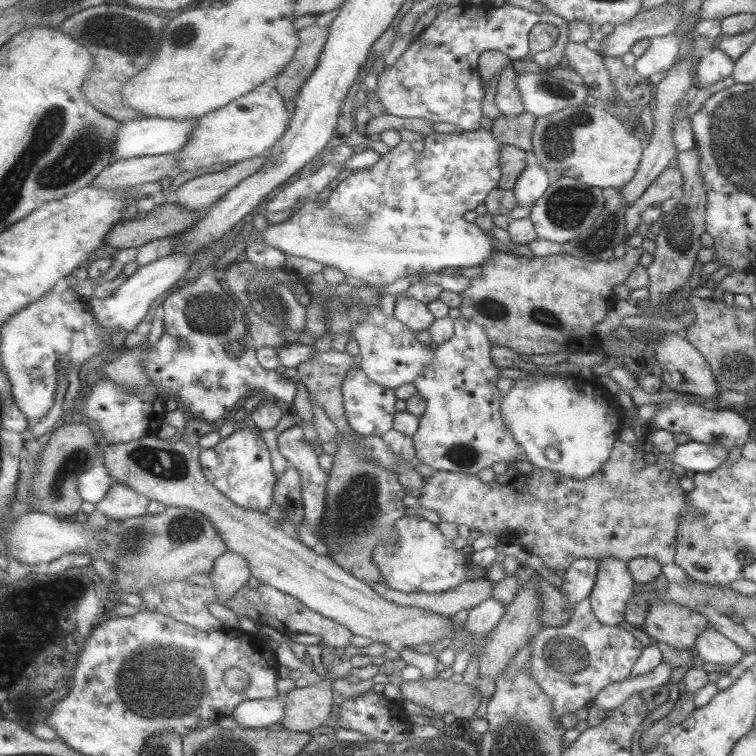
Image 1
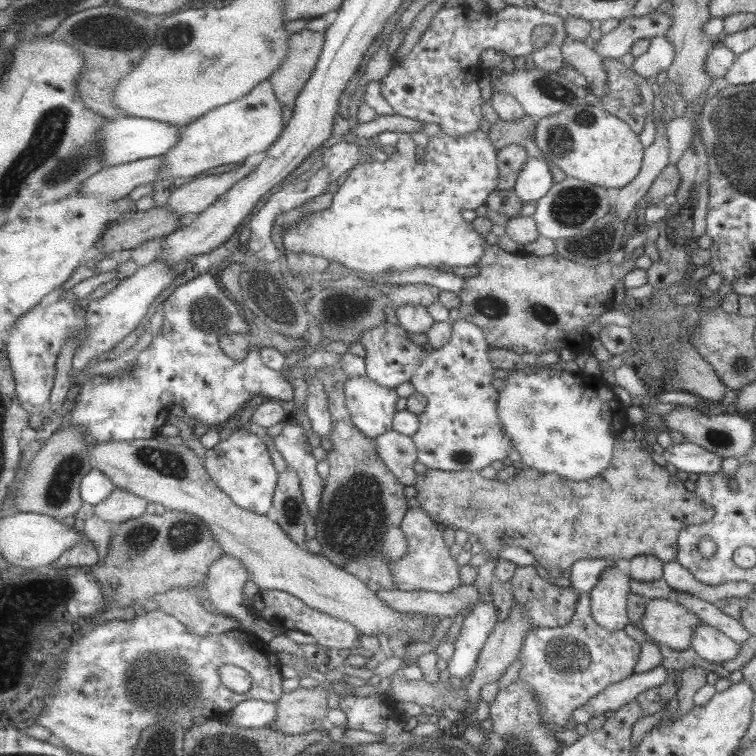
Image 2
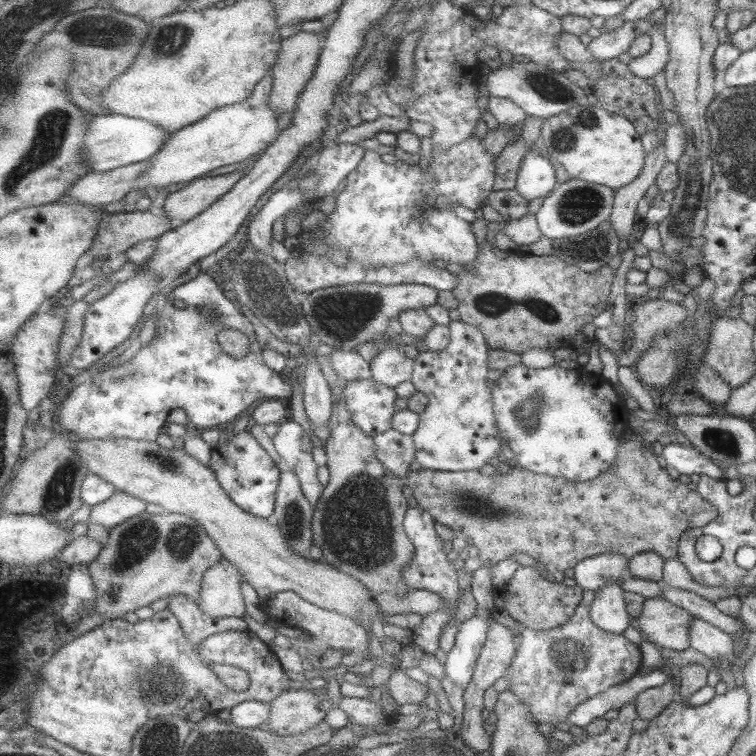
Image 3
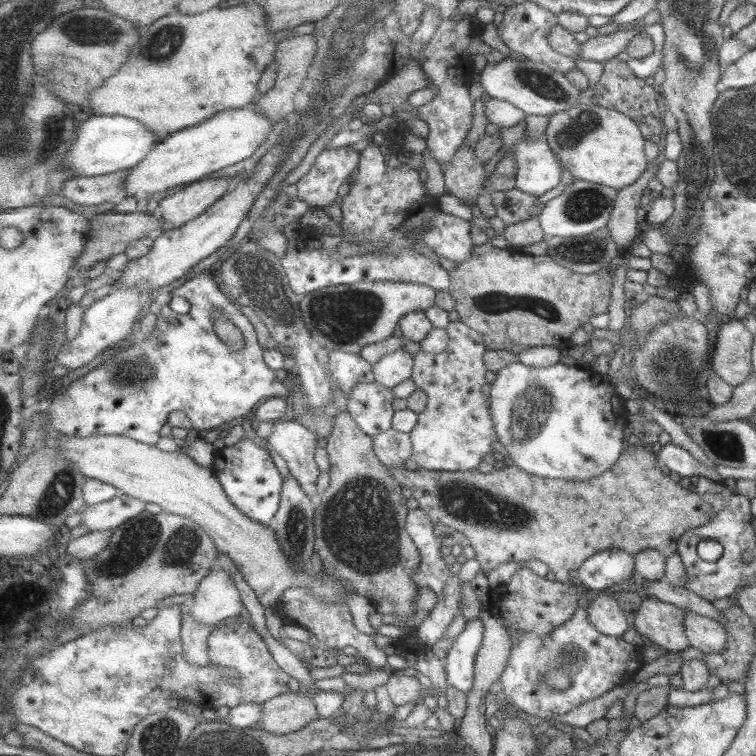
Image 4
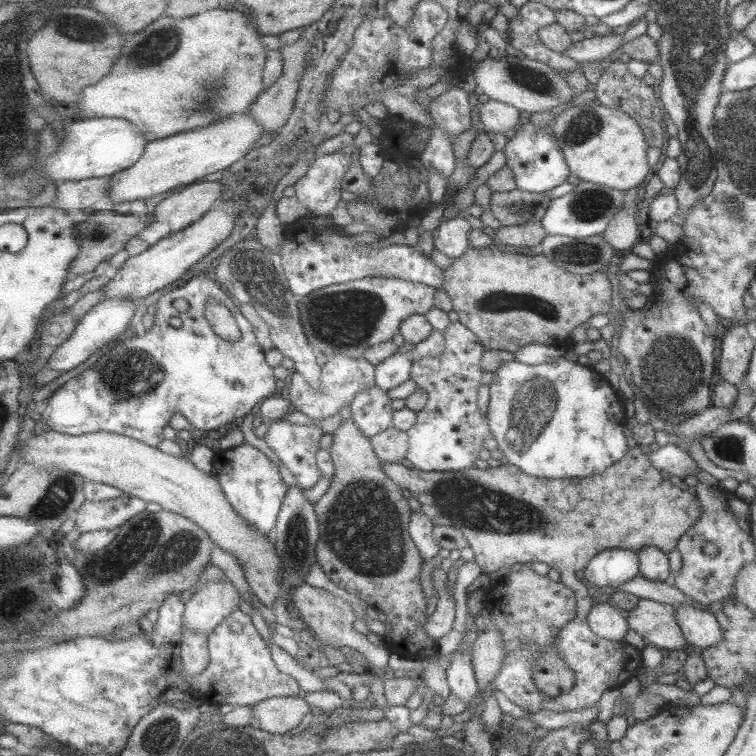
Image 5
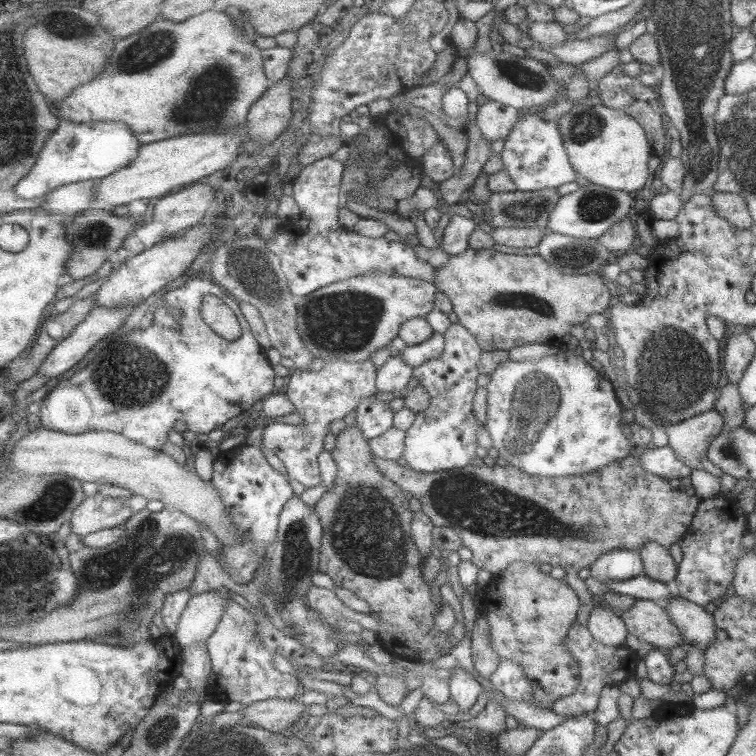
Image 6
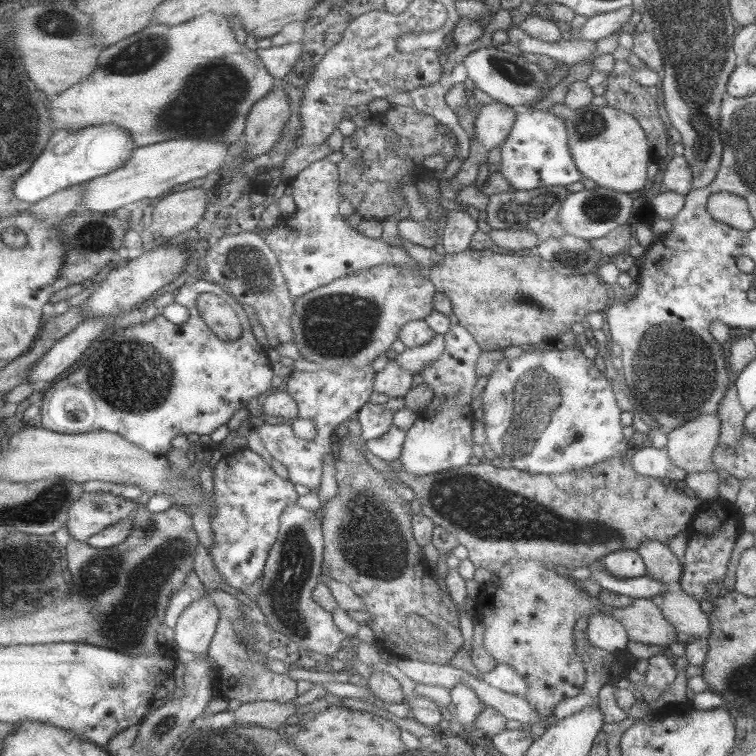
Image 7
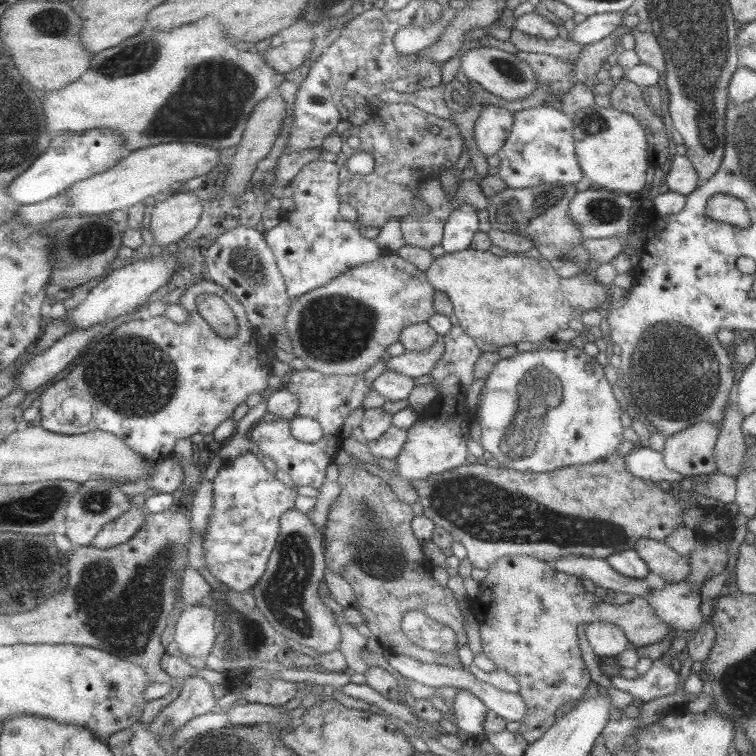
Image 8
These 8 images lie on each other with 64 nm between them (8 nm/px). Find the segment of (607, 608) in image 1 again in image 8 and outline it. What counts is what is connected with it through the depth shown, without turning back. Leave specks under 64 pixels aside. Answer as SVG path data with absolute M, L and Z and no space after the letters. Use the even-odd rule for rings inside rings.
M594 620L586 626L586 636L596 655L616 658L632 645L621 628L608 620Z

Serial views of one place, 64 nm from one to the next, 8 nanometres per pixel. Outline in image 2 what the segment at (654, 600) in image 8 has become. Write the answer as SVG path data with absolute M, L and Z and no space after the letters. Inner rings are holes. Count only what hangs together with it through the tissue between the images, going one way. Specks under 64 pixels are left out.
M698 623L692 633L691 648L708 662L718 664L736 658L741 646L713 626Z

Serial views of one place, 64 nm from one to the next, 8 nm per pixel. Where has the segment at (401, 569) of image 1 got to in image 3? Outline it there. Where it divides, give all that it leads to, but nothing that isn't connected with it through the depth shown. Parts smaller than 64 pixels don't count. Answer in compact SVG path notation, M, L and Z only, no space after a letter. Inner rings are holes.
M420 505L409 510L405 523L406 530L408 530L410 537L416 544L418 554L416 554L414 562L408 564L406 574L404 574L404 581L414 589L426 589L437 592L444 596L448 603L450 602L448 610L432 612L428 616L423 616L421 623L413 629L412 642L419 645L425 654L436 654L436 652L441 651L442 634L445 633L444 628L448 626L450 620L456 618L453 605L458 604L463 595L460 589L458 570L454 566L454 560L451 560L450 556L446 554L446 550L444 550L444 540L442 540L442 536L436 530L436 522L434 515Z

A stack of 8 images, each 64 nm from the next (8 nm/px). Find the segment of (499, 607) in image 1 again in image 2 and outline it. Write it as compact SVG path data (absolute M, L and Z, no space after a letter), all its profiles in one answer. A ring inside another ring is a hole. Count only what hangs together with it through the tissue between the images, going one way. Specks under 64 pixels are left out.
M480 602L465 617L463 628L457 638L454 660L448 662L453 681L466 680L478 668L479 658L492 631L500 620L500 610L493 602Z

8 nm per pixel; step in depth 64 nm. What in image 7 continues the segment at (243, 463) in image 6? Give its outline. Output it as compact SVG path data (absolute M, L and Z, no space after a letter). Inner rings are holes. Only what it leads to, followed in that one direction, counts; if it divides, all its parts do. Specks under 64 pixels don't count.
M250 448L224 454L215 470L218 513L213 518L215 546L209 550L217 570L239 592L256 584L265 574L270 555L282 530L281 518L300 494L296 483L276 474L269 460Z

